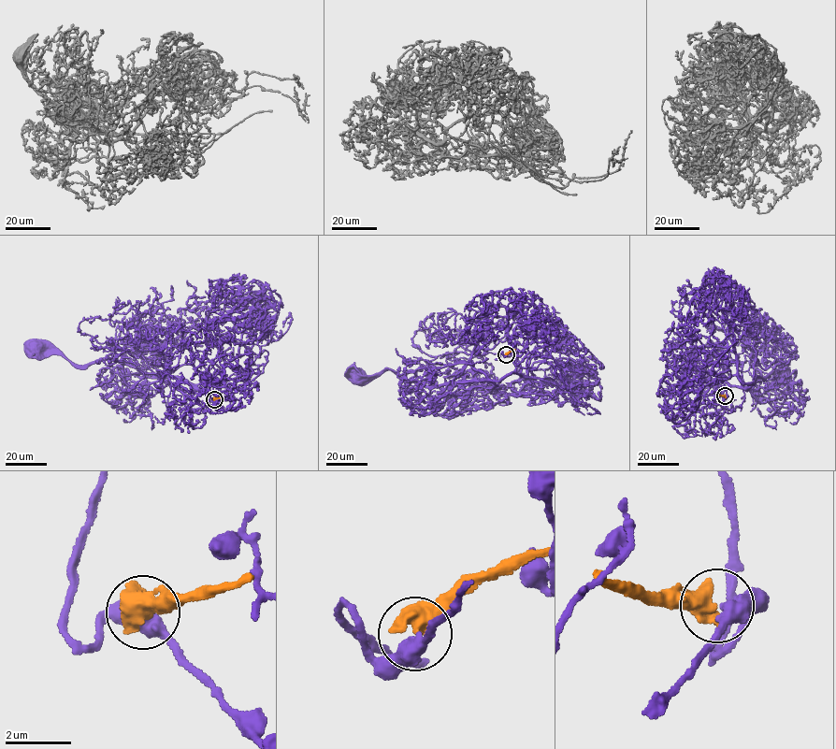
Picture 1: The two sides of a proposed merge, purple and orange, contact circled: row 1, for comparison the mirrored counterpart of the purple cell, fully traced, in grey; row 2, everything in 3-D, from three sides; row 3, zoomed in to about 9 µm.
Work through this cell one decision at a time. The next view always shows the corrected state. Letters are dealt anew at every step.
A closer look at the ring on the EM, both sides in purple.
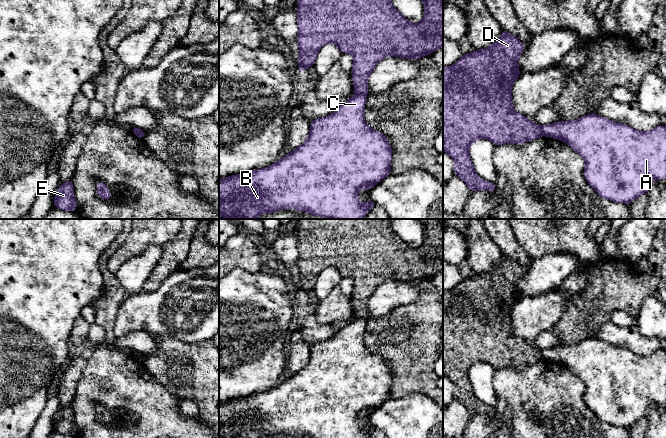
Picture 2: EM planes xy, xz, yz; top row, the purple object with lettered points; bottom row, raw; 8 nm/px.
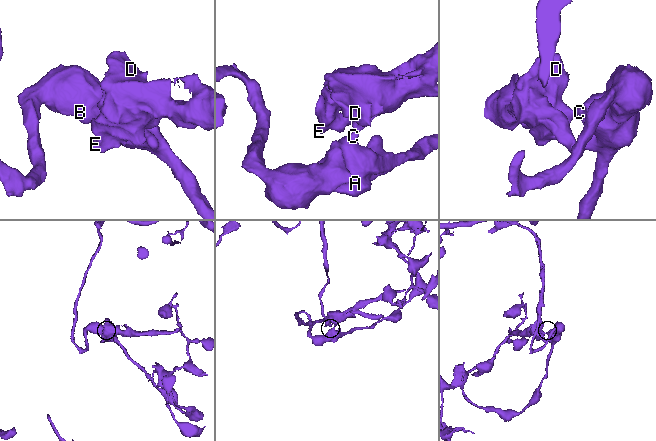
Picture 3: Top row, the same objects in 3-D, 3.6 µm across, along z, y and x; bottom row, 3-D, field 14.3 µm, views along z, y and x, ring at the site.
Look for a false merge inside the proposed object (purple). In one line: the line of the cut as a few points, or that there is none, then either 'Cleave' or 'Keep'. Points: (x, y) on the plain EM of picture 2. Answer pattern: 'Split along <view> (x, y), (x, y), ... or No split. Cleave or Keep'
Split along xz (355, 317), (365, 319). Cleave

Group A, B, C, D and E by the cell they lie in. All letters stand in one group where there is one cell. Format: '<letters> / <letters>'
A B C / D E

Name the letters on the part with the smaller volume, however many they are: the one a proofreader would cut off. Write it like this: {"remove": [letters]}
{"remove": ["D", "E"]}

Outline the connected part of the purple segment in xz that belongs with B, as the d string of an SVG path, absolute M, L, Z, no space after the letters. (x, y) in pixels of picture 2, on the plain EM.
M355 318L333 338L311 345L308 362L271 390L219 404L219 438L263 438L284 432L310 438L366 438L369 433L376 432L371 422L366 428L361 428L358 415L365 411L370 416L374 409L391 398L392 371L383 357L365 347L366 323L366 319Z

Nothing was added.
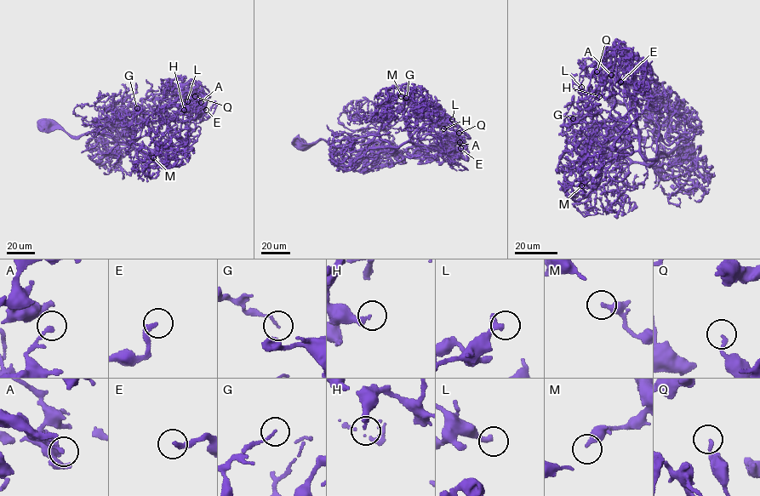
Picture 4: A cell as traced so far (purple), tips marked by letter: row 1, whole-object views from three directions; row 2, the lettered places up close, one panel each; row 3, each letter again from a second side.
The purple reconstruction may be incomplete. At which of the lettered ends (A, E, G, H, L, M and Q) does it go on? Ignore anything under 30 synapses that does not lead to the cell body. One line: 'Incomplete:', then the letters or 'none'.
Incomplete: E, L

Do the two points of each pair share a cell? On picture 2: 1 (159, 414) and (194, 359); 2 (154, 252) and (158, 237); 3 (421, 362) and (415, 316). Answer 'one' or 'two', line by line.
1: two
2: two
3: one

